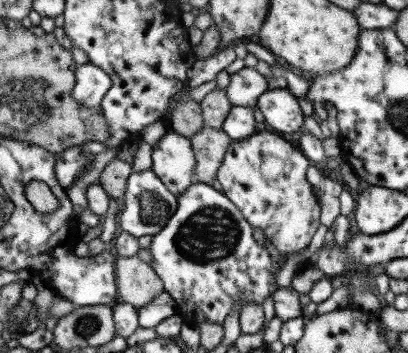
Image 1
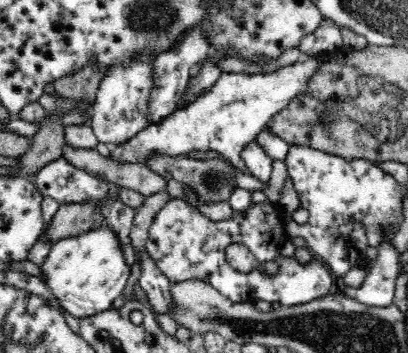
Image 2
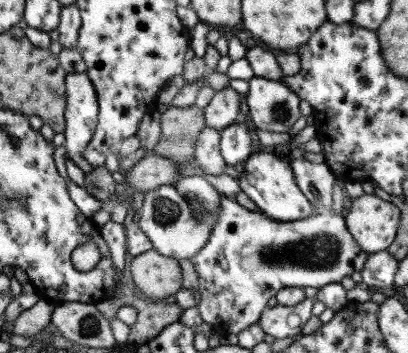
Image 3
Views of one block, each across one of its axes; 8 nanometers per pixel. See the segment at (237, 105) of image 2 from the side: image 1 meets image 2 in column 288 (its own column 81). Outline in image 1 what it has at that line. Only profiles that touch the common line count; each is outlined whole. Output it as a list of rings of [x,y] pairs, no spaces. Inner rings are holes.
[[[87,62],[85,66],[79,66],[77,74],[79,78],[75,86],[75,98],[89,108],[101,108],[105,96],[113,88],[111,76],[91,62]]]

